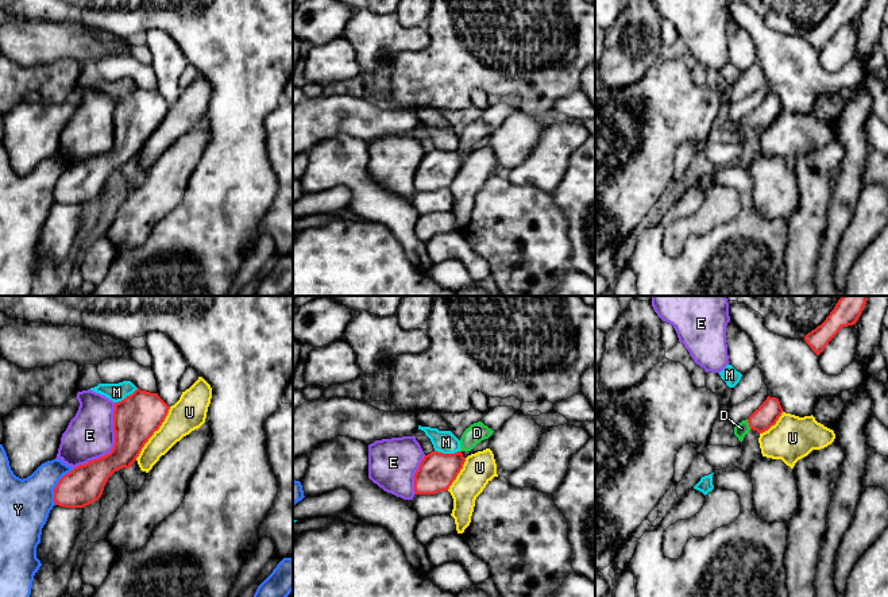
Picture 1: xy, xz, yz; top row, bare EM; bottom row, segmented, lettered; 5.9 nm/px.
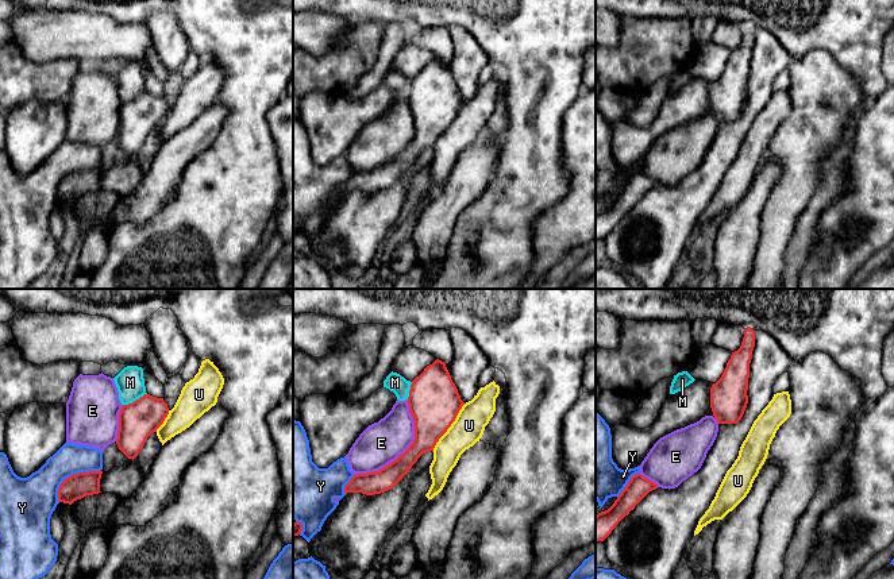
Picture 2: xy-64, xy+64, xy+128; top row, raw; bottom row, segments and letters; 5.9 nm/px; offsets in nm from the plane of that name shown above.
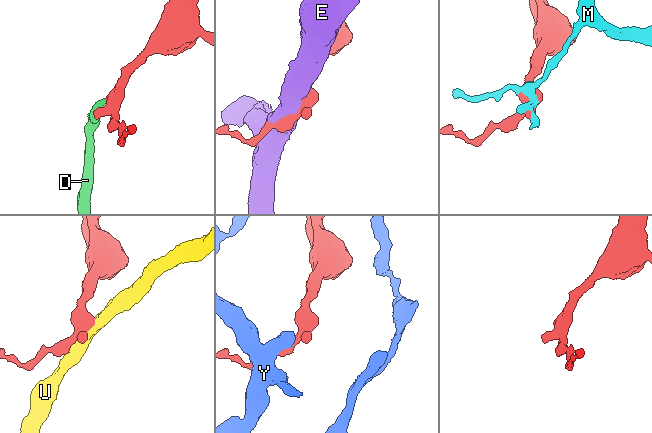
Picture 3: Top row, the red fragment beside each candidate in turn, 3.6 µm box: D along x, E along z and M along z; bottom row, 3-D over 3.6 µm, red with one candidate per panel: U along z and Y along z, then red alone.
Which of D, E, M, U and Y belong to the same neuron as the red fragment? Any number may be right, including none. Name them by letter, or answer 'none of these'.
D

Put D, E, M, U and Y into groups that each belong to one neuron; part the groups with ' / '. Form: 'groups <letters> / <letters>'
groups D / E / M / U / Y

